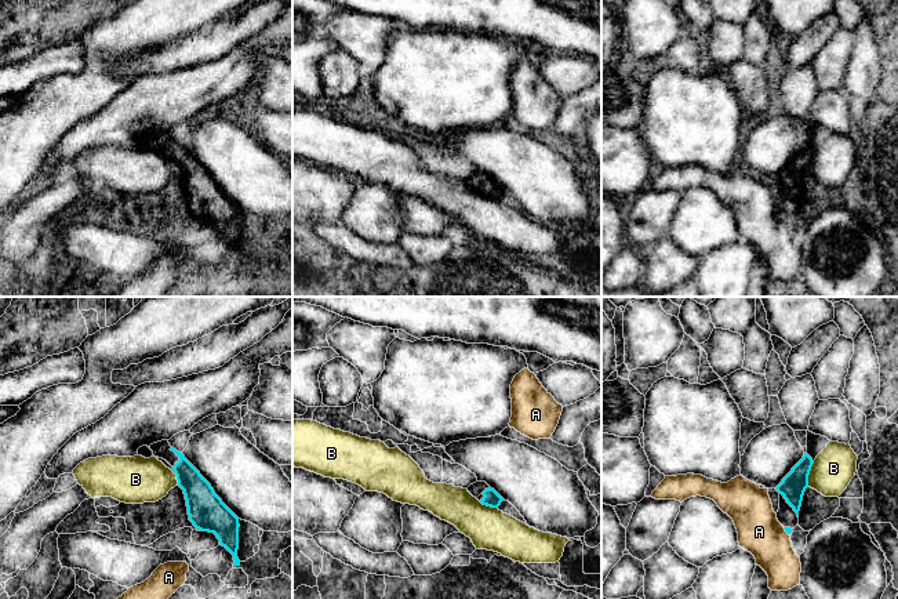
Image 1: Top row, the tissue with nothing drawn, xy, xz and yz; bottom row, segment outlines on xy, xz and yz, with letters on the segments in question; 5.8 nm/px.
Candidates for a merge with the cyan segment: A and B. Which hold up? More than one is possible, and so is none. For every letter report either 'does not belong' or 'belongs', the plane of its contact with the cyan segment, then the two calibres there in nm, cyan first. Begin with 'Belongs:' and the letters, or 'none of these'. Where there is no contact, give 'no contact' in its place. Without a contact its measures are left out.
Belongs: none of these
A: does not belong | yz | 40/260 nm
B: does not belong | yz | 150/240 nm

